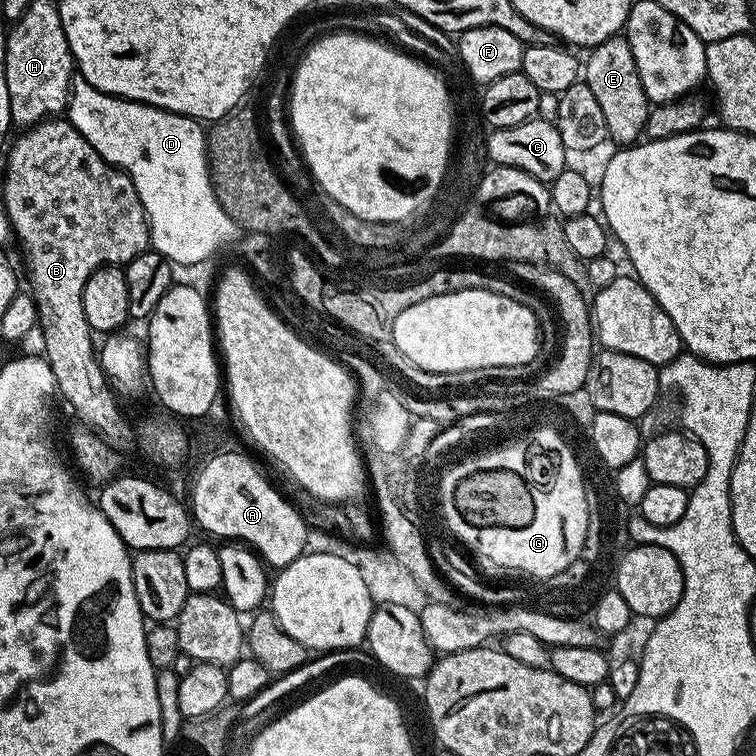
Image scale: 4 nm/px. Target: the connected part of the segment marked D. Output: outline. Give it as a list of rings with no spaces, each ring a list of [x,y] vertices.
[[[83,78],[73,79],[66,118],[80,131],[82,138],[86,138],[86,142],[98,150],[106,163],[126,172],[134,182],[134,190],[138,190],[138,198],[148,216],[151,247],[173,265],[200,264],[210,259],[238,232],[238,226],[229,218],[226,210],[222,210],[216,197],[208,163],[208,141],[201,121],[191,116],[179,116],[176,112],[167,112],[165,108],[155,108],[152,104],[142,104],[138,100],[112,96]]]

